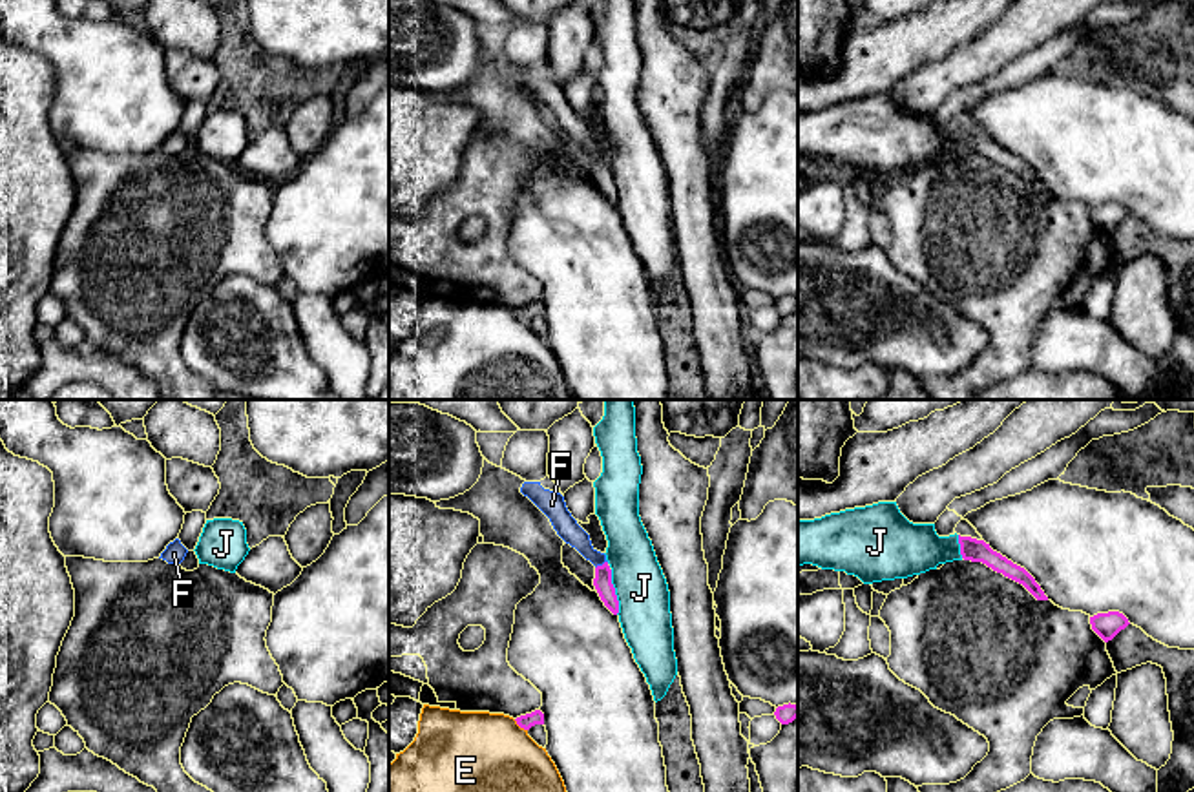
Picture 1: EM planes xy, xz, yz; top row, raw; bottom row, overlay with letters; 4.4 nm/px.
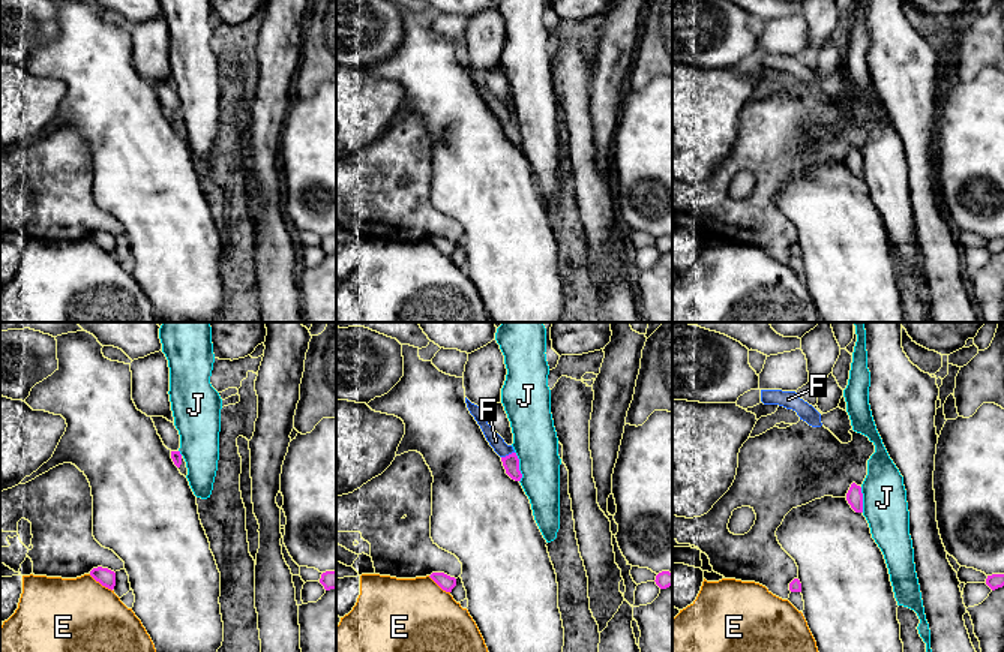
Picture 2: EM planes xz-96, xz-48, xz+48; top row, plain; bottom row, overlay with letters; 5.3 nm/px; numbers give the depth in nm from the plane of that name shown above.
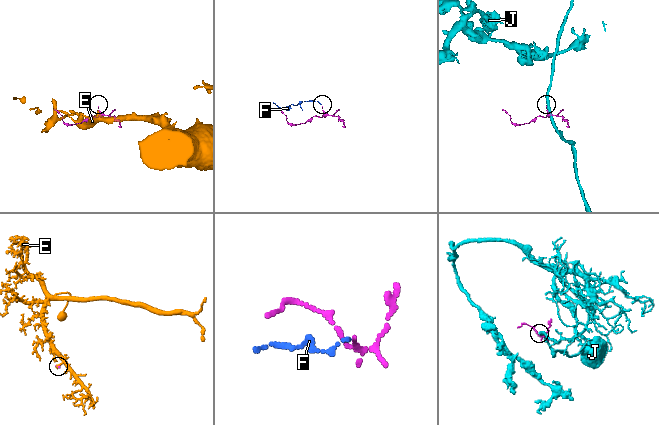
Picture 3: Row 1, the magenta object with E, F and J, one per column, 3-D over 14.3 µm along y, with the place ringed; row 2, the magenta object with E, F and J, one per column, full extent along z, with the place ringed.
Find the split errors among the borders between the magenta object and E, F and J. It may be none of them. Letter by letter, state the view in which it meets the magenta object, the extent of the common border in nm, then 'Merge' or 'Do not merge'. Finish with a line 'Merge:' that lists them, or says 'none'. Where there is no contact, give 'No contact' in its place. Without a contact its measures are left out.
E: Touches magenta in xz. Shared border 80 nm. Do not merge
F: Touches magenta in xz. Shared border 70 nm. Merge
J: Touches magenta in xz. Shared border 200 nm. Do not merge
Merge: F

